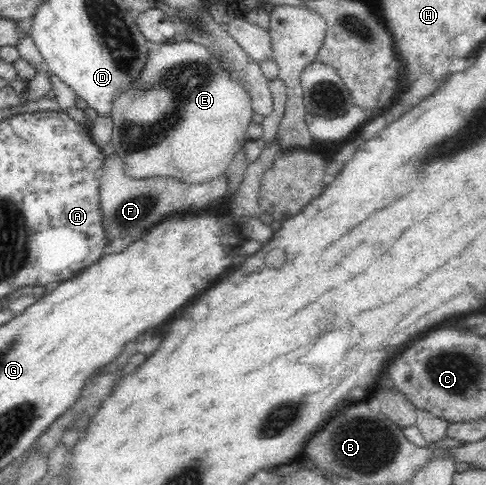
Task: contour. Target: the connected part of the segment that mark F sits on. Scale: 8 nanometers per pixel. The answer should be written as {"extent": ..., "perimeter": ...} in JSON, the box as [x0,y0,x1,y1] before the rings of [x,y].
{"extent":[100,156,227,256],"perimeter":[[[120,156],[106,158],[100,179],[100,204],[101,213],[104,213],[101,219],[102,225],[104,225],[105,237],[108,237],[108,240],[106,240],[107,246],[102,256],[126,250],[134,240],[142,237],[142,233],[146,233],[147,229],[156,225],[158,221],[162,221],[163,218],[170,217],[171,214],[218,205],[218,199],[223,197],[227,189],[227,183],[222,174],[206,182],[182,181],[178,176],[139,180],[126,174]]]}

